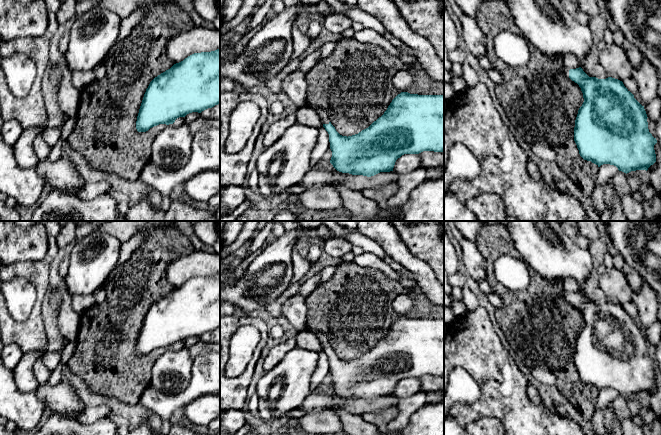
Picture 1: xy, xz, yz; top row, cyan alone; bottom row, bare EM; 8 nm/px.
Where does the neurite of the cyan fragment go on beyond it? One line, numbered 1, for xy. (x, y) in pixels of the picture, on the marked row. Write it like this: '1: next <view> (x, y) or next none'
1: next none

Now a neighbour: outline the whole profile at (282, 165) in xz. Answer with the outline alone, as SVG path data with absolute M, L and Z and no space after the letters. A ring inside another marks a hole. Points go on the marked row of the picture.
M295 122L257 159L257 192L269 198L298 185L310 167L310 156L317 143L318 128Z

